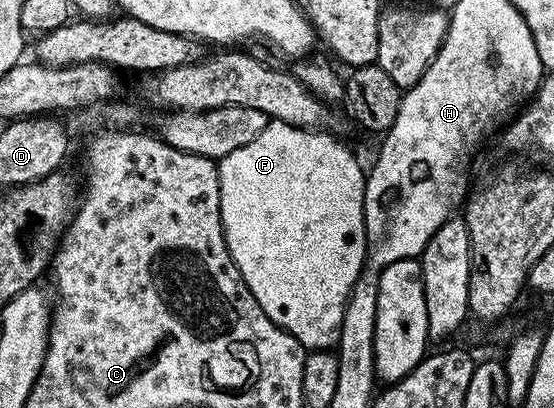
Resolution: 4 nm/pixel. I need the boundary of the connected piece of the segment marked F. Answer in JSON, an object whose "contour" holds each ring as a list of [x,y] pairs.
{"contour":[[[270,121],[263,129],[263,133],[259,133],[259,137],[255,137],[255,141],[251,141],[251,145],[243,145],[243,149],[235,149],[235,153],[220,160],[217,169],[221,182],[221,227],[225,231],[225,240],[231,257],[235,261],[243,281],[251,289],[255,301],[259,301],[263,313],[267,313],[267,317],[275,325],[279,325],[284,331],[290,331],[306,349],[329,349],[336,344],[337,338],[341,336],[345,302],[349,300],[349,294],[352,293],[355,281],[365,265],[366,172],[363,167],[361,171],[356,157],[343,144],[336,143],[329,135],[321,134],[325,133],[317,129],[292,127],[286,123]]]}

